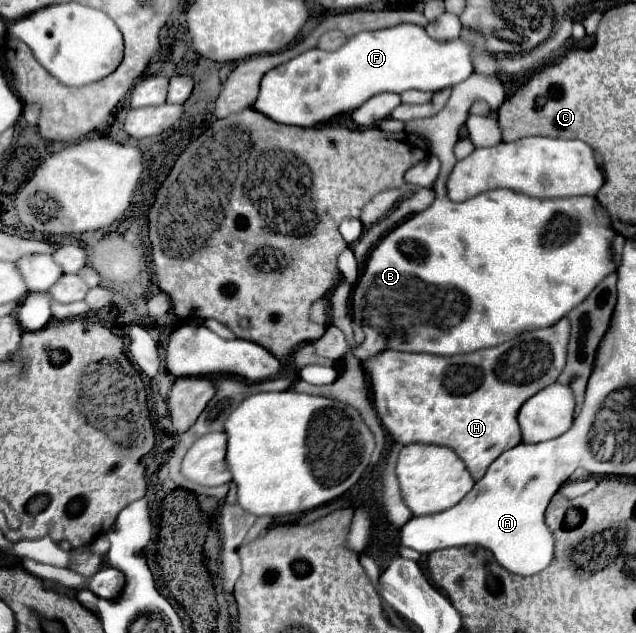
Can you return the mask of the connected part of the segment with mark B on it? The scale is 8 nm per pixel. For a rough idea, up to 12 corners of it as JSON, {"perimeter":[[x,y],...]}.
{"perimeter":[[594,196],[436,200],[352,292],[368,360],[548,328],[618,268]]}

